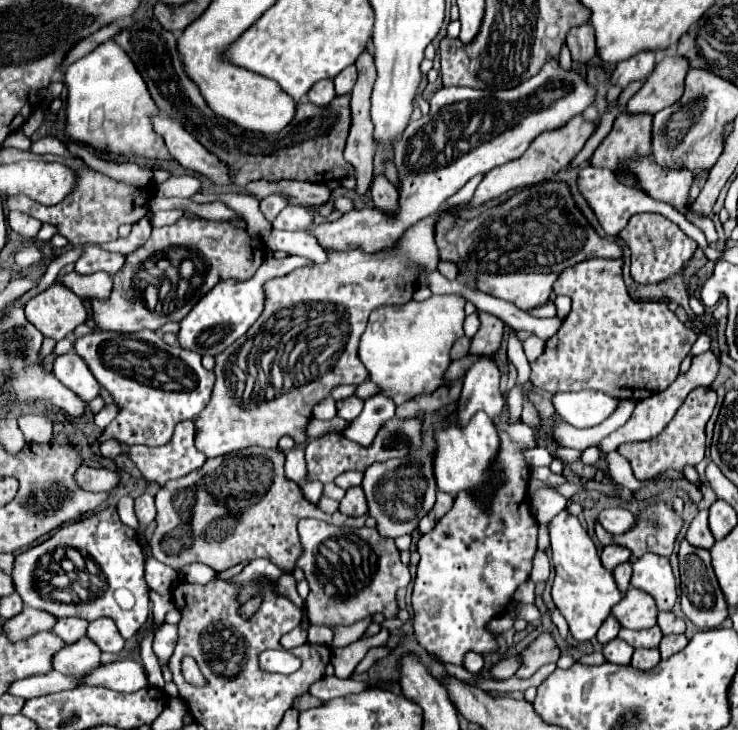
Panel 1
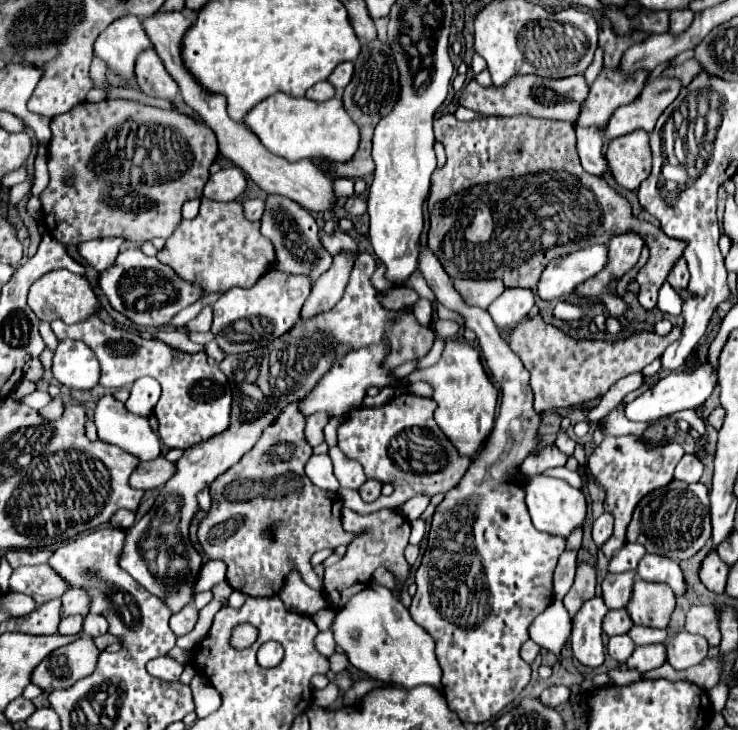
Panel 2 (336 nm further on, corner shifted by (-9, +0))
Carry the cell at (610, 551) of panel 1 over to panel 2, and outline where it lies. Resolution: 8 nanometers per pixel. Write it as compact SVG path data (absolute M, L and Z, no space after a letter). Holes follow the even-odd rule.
M626 542L626 544L622 546L622 550L618 550L618 552L612 556L612 560L610 560L610 564L608 564L608 570L610 570L610 572L618 572L618 574L620 574L620 572L634 572L644 554L646 554L646 550L644 550L642 544L638 544L638 542L636 542L636 544Z

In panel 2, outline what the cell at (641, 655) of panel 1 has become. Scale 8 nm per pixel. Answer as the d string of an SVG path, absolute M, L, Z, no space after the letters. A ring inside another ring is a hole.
M656 644L656 646L636 646L636 650L628 658L626 666L630 670L648 672L648 670L654 670L654 668L662 666L664 662L666 662L666 648L664 648L664 644Z

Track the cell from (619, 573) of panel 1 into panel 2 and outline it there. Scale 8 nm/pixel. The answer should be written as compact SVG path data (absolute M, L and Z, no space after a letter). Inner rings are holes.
M634 572L608 574L602 582L602 598L604 598L606 606L610 610L626 608L626 604L630 602L632 584L634 584Z

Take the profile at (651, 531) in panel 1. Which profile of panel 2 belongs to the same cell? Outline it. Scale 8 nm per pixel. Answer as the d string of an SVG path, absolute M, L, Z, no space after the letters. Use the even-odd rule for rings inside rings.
M670 482L668 486L644 496L644 502L636 506L632 522L628 526L628 542L640 542L652 554L662 554L672 560L692 558L704 548L710 534L710 500L708 488L702 482Z

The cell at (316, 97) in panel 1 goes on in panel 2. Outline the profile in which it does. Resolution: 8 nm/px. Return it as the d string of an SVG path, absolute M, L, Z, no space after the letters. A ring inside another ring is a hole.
M318 82L316 86L312 86L306 92L306 98L314 100L314 102L324 102L324 100L328 100L332 96L334 96L334 88L330 86L330 82Z

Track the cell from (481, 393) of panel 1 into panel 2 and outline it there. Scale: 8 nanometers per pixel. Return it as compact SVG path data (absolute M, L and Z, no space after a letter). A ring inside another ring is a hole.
M506 288L488 308L496 326L516 326L534 306L534 292L526 288Z

